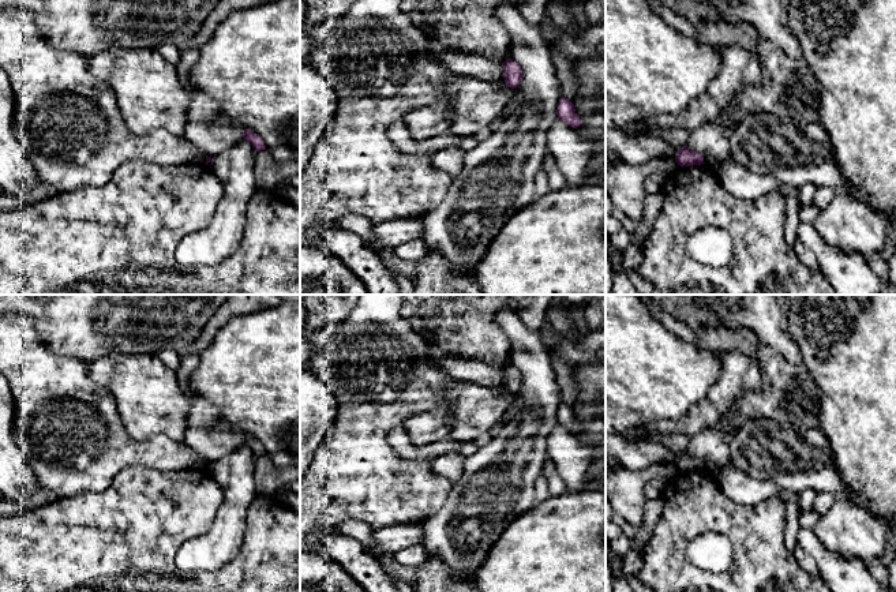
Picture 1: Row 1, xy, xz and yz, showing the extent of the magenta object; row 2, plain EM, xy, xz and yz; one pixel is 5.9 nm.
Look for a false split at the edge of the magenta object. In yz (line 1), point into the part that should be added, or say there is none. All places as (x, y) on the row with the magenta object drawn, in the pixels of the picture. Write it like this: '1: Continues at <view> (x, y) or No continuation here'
1: No continuation here

